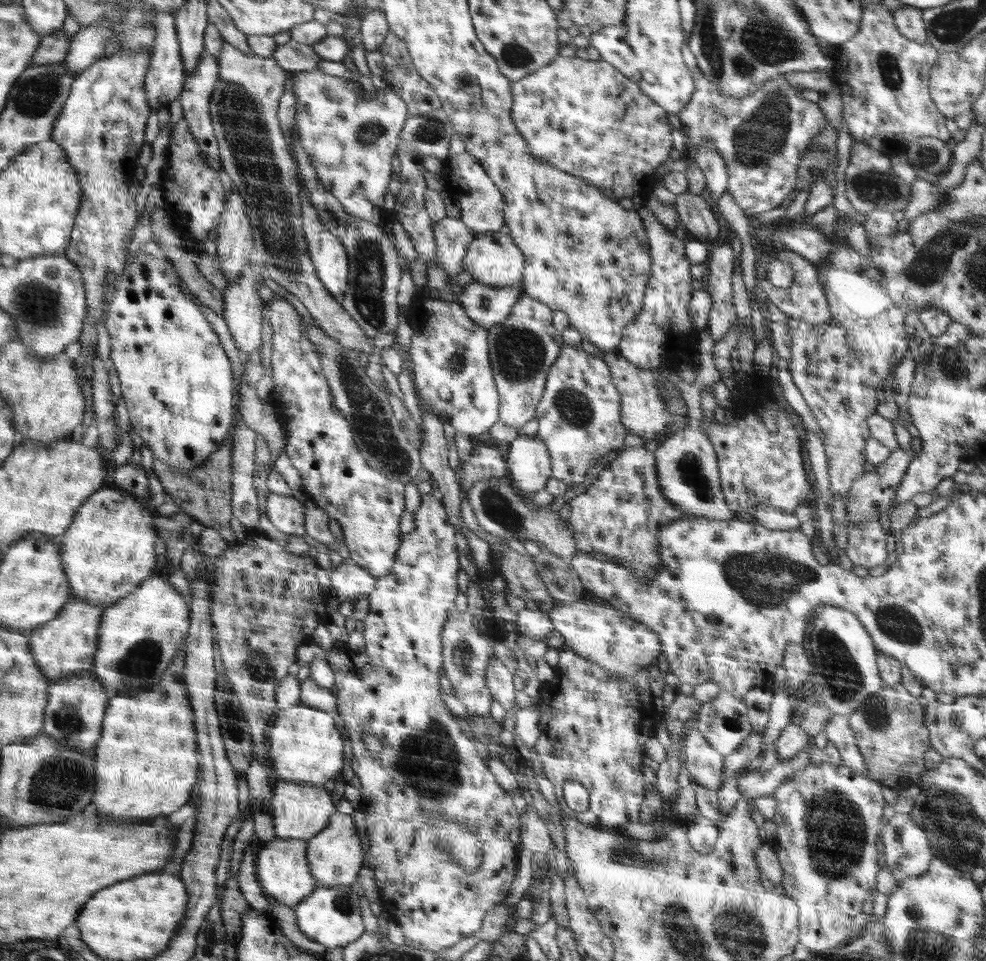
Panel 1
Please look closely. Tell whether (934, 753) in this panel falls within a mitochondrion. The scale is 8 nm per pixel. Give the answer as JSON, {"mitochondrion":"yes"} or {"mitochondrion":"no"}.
{"mitochondrion":"no"}

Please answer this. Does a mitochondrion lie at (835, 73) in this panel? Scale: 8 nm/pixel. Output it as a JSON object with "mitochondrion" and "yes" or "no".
{"mitochondrion":"no"}

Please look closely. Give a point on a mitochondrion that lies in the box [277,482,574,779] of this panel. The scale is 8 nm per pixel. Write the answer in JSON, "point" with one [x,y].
{"point":[494,504]}

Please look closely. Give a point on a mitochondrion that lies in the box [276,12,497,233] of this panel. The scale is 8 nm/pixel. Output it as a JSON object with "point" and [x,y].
{"point":[433,130]}

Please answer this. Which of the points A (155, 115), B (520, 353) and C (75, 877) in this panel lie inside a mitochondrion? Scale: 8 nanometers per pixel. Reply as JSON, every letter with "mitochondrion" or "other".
{"A":"other","B":"mitochondrion","C":"other"}

